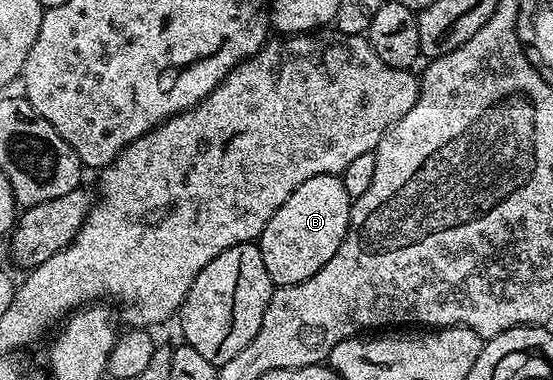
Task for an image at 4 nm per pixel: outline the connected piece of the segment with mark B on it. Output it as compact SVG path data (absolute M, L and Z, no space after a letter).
M320 175L311 177L311 181L303 181L303 185L279 205L259 240L263 265L267 265L267 273L277 287L295 285L307 281L307 277L315 277L315 273L335 257L349 228L350 210L349 194L336 175Z

